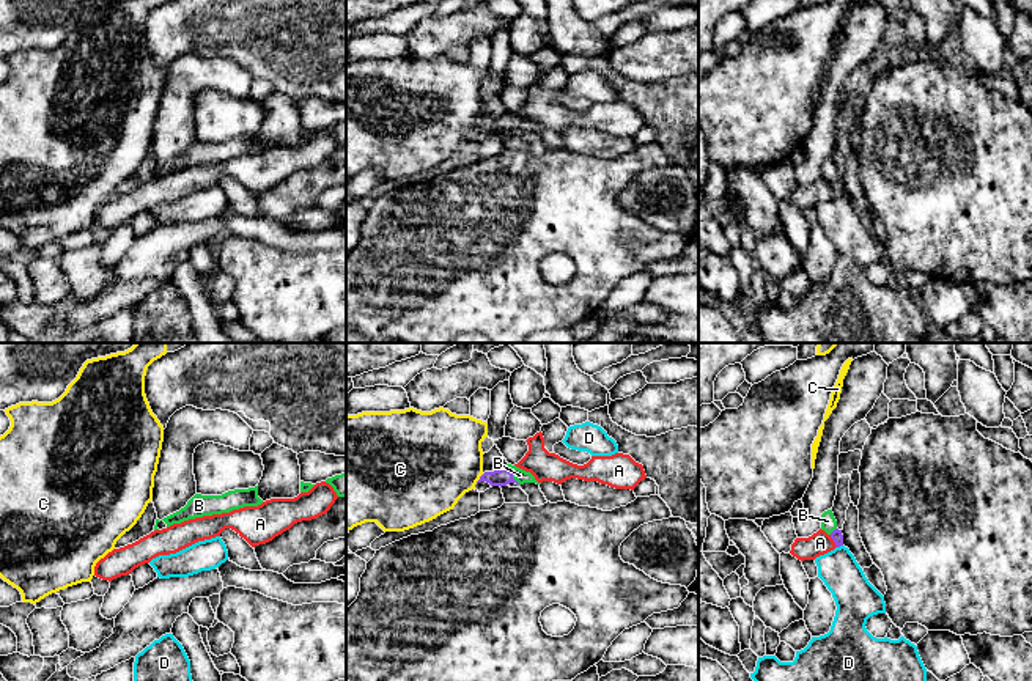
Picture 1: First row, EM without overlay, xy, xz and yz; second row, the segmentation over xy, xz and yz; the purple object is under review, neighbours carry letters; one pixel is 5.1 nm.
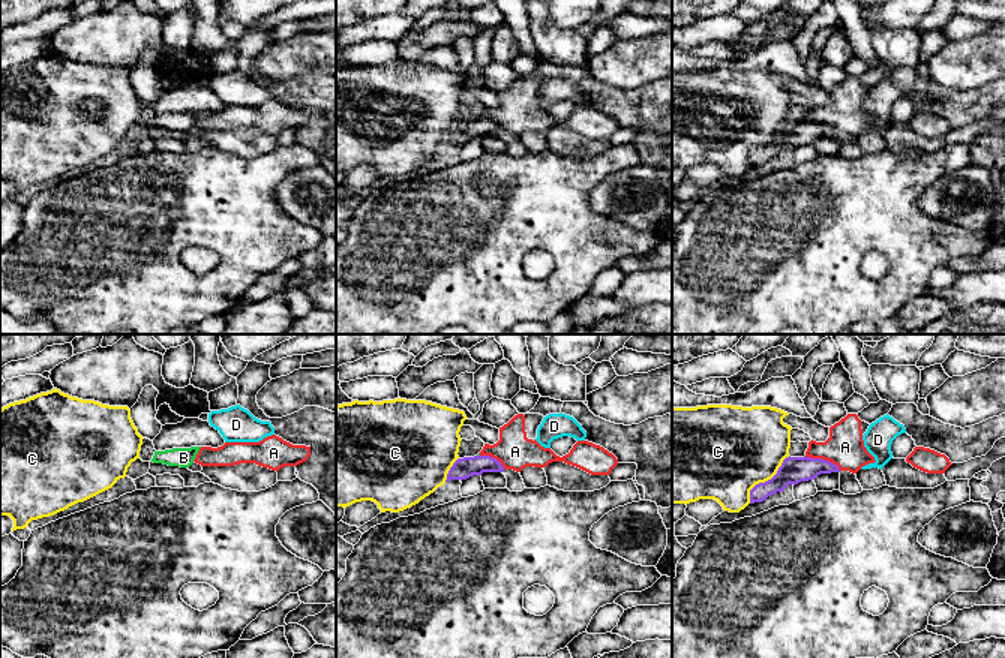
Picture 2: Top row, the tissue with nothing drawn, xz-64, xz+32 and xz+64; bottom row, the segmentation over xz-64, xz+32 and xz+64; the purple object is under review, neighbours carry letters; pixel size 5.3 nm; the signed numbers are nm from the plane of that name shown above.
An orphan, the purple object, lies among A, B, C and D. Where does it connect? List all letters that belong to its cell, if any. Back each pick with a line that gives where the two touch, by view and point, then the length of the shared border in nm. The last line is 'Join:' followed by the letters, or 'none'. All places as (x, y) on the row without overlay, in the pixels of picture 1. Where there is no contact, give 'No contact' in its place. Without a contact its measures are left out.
B: Touches purple at xz (512, 123). Shared border 120 nm
Join: B

